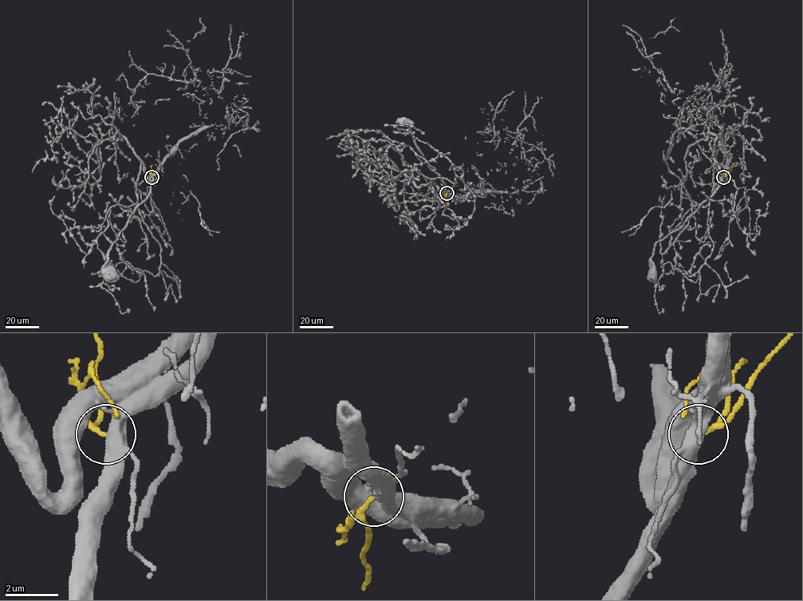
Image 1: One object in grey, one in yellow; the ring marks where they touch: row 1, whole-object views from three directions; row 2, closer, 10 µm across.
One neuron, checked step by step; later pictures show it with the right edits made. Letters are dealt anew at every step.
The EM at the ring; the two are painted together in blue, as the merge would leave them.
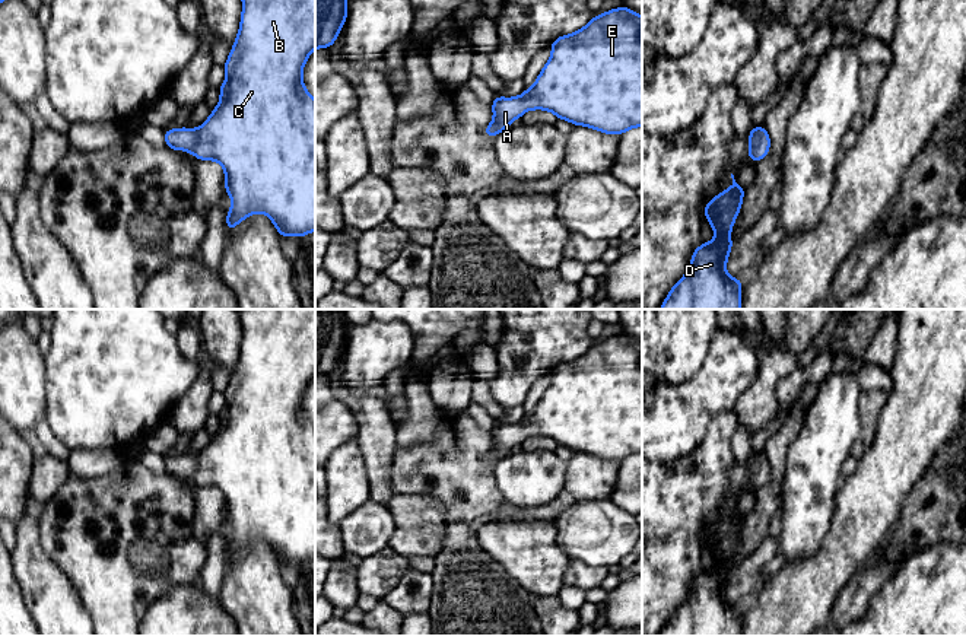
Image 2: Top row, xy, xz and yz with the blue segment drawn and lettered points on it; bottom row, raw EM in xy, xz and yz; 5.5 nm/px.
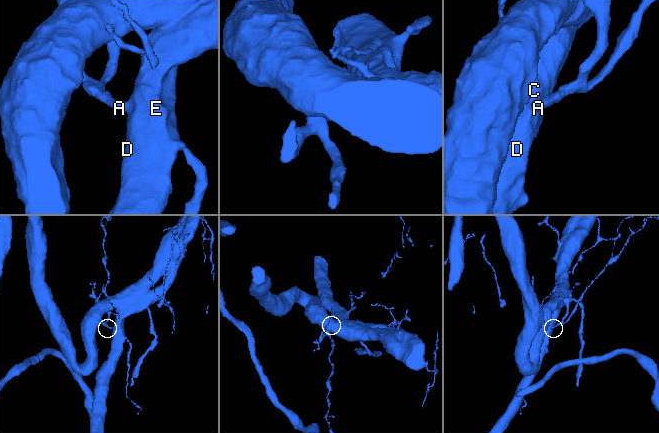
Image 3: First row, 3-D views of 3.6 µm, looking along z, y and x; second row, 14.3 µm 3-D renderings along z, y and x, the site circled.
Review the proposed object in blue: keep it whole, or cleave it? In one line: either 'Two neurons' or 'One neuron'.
One neuron

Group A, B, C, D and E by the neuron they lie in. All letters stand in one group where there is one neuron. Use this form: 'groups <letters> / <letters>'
groups A B C D E

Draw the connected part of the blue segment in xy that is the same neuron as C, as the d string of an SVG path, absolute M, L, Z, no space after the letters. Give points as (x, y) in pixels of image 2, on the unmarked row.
M242 309L239 312L239 321L242 325L241 350L235 371L223 392L226 406L219 414L219 430L198 455L181 454L163 458L165 470L166 474L185 477L198 487L216 487L222 492L225 497L225 516L232 527L232 534L228 535L226 556L232 557L242 546L254 540L263 540L270 544L280 565L304 565L315 557L315 426L309 422L302 407L304 392L315 376L315 309Z

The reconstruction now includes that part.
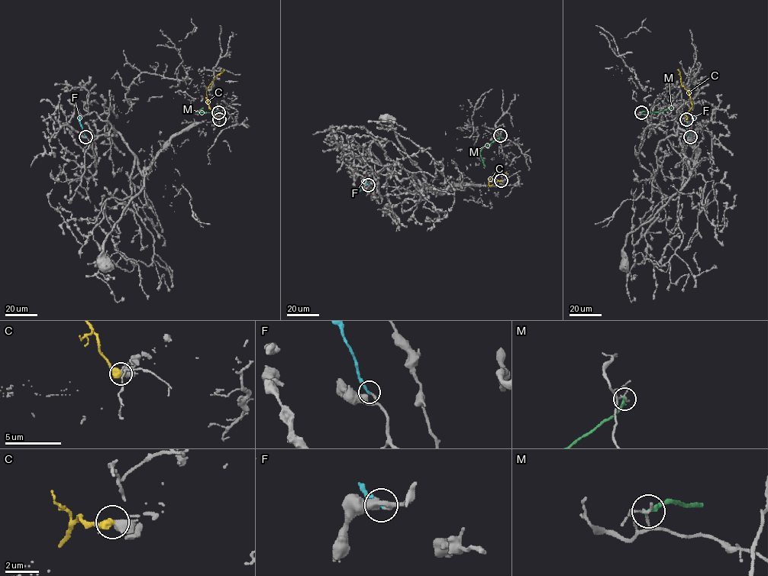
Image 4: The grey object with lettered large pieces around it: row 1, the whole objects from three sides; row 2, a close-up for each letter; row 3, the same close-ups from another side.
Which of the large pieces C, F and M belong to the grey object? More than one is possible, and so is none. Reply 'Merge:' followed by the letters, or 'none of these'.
Merge: F

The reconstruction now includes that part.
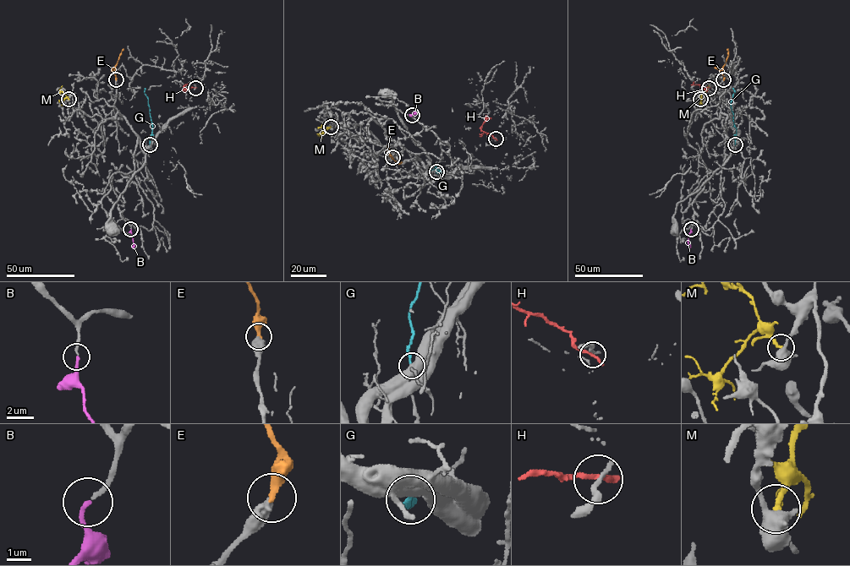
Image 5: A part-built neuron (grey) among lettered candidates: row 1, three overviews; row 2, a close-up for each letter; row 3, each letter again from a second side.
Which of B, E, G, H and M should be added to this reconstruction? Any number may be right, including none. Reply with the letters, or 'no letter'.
B, E

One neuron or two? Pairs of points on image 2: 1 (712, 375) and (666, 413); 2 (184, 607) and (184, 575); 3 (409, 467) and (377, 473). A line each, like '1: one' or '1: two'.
1: one
2: two
3: two

